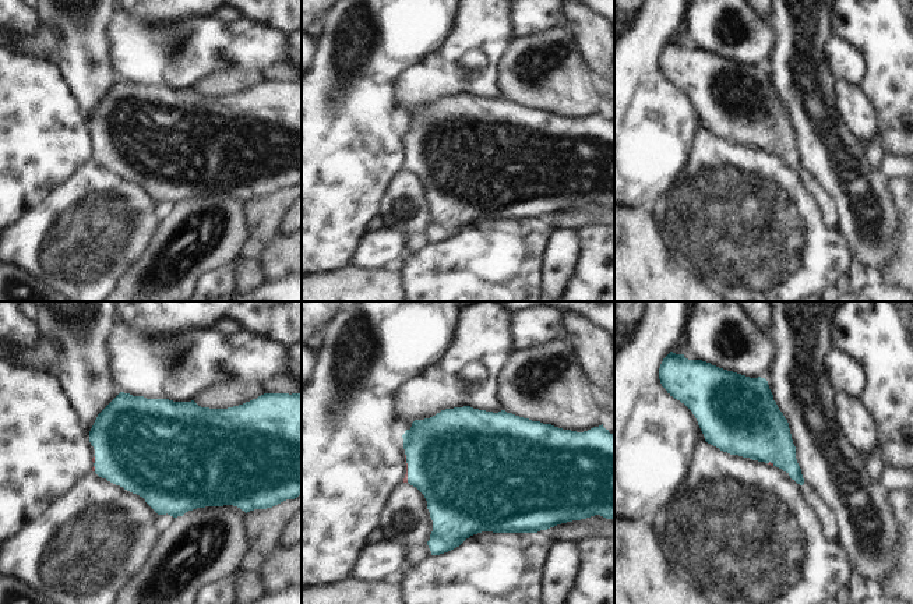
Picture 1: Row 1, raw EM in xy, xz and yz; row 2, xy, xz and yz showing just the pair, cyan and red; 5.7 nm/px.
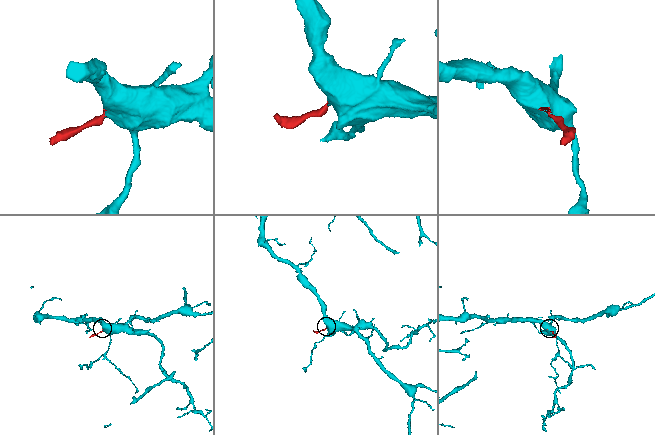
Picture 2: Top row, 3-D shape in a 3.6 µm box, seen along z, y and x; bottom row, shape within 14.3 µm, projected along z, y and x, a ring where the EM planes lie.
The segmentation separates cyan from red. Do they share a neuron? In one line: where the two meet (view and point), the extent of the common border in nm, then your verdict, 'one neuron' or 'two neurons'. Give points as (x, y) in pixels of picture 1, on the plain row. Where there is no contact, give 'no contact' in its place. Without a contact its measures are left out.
xz (408, 155) | 170 nm | one neuron

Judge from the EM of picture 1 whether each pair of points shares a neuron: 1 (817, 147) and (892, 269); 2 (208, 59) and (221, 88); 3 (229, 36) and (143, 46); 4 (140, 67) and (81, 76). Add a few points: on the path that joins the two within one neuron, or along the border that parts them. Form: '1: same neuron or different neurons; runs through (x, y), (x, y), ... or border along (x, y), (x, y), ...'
1: different neurons; border along (895, 229), (892, 239), (894, 253), (877, 269)
2: different neurons; border along (246, 69), (229, 67), (208, 74), (193, 87)
3: same neuron; runs through (208, 36), (183, 35), (169, 46), (164, 46)
4: different neurons; border along (108, 38), (112, 64), (120, 78)

